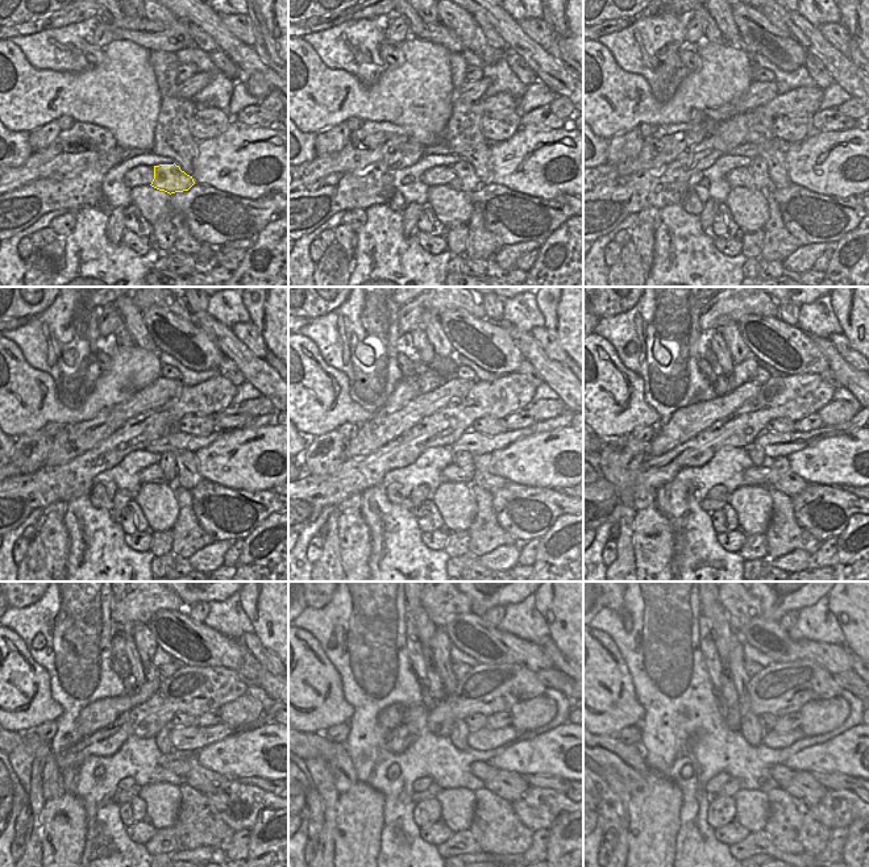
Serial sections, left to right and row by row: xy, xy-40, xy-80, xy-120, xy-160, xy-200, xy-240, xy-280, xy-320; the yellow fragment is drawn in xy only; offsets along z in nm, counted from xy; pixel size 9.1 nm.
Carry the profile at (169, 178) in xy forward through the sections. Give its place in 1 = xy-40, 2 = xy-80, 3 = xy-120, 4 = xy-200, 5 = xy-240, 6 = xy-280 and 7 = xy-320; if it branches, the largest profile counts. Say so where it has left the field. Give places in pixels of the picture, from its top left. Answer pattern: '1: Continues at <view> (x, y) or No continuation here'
1: Continues at xy-40 (465, 179)
2: Continues at xy-80 (757, 167)
3: Continues at xy-120 (167, 461)
4: Continues at xy-200 (757, 457)
5: Continues at xy-240 (162, 740)
6: Continues at xy-280 (458, 734)
7: Continues at xy-320 (751, 729)

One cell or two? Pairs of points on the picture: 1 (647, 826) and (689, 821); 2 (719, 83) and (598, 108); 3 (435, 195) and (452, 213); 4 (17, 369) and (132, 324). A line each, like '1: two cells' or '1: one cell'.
1: two cells
2: one cell
3: one cell
4: two cells

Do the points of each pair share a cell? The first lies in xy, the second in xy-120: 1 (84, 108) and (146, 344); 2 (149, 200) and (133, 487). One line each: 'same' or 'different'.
1: different
2: different

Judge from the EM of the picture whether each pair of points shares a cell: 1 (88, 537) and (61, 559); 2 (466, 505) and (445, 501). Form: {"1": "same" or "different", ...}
{"1": "different", "2": "same"}

